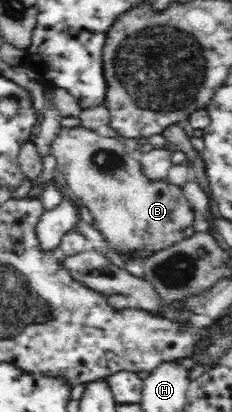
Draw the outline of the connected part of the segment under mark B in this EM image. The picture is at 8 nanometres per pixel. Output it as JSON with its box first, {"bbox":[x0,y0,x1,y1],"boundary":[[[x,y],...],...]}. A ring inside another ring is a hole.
{"bbox":[50,125,194,258],"boundary":[[[79,125],[61,126],[50,141],[50,154],[51,157],[55,157],[56,169],[64,175],[67,188],[91,211],[95,218],[95,228],[101,231],[119,253],[136,249],[145,258],[151,252],[185,237],[183,229],[193,223],[194,218],[184,205],[180,187],[171,186],[165,181],[157,181],[157,183],[147,181],[141,175],[136,156],[128,154],[124,146],[113,137],[103,137]]]}

